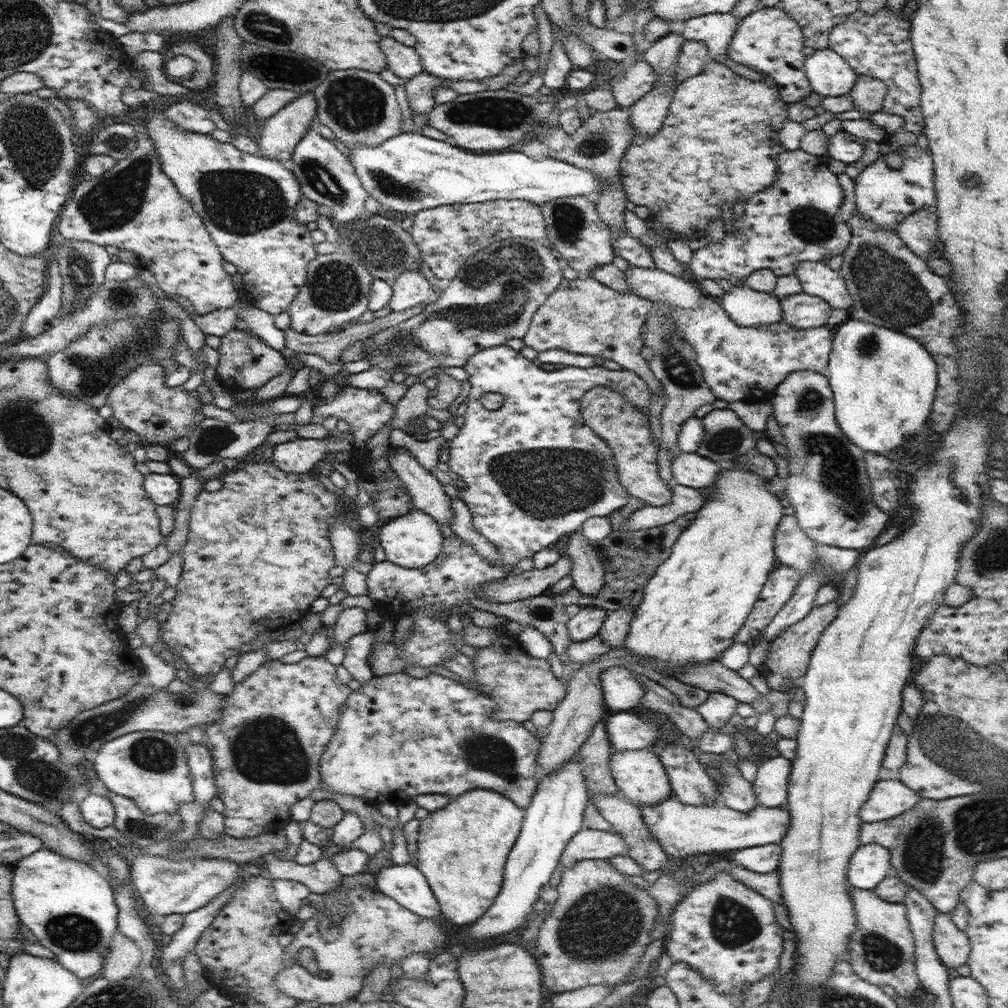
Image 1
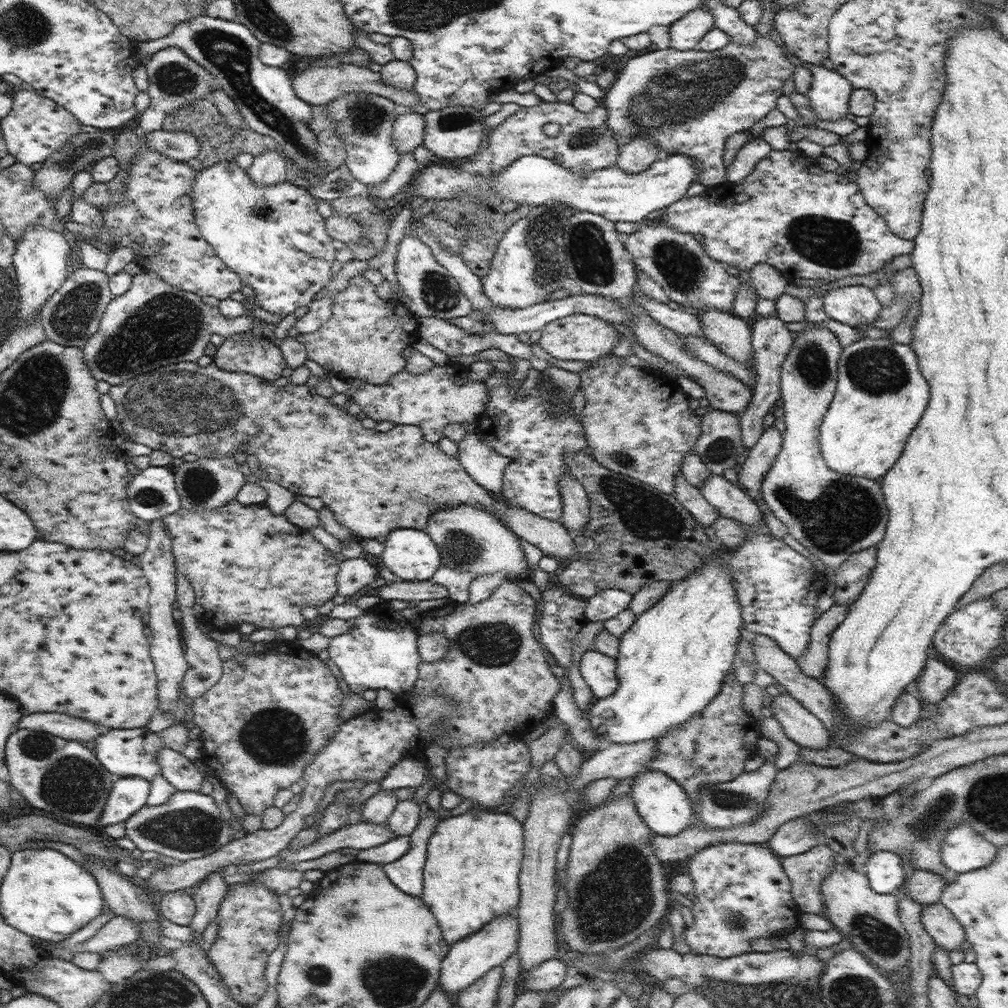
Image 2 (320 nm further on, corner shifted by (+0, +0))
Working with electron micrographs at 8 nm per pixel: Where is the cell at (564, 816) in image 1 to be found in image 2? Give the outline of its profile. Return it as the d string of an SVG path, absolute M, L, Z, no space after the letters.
M517 913L497 916L492 922L485 924L478 932L455 942L449 947L448 954L441 964L439 986L452 998L459 992L472 986L489 970L500 966L509 956L517 954L519 939L519 922Z

